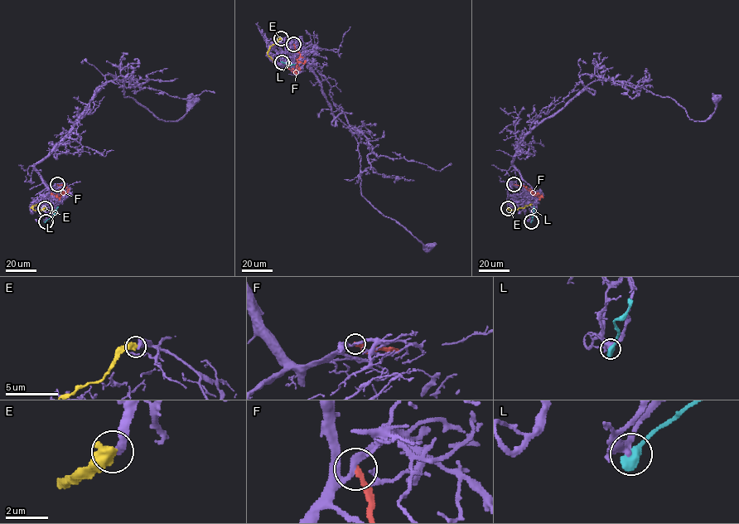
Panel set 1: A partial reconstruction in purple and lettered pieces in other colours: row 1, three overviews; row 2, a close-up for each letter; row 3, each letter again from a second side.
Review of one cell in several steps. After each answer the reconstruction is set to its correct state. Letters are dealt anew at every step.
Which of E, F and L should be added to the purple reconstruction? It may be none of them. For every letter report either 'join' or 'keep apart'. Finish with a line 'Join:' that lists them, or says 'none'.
E: keep apart
F: keep apart
L: keep apart
Join: none

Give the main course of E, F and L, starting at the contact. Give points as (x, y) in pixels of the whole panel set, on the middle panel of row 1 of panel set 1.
E: (281, 39), (268, 50), (273, 62)
F: (293, 45), (300, 55), (296, 71), (287, 66)
L: (282, 62), (294, 64)

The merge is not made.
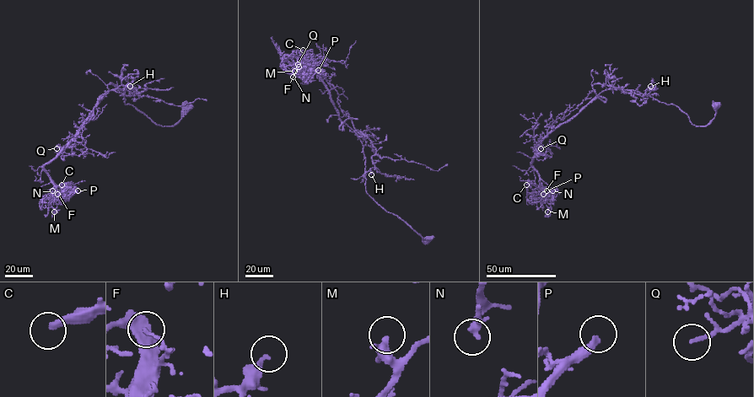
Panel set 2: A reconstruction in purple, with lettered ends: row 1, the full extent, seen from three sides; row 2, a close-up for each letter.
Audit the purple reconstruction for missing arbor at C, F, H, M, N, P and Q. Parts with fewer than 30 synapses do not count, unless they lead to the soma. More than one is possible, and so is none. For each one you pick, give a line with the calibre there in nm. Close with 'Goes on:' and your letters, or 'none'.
C: calibre 280 nm
F: calibre 120 nm
M: calibre 240 nm
Goes on: C, F, M

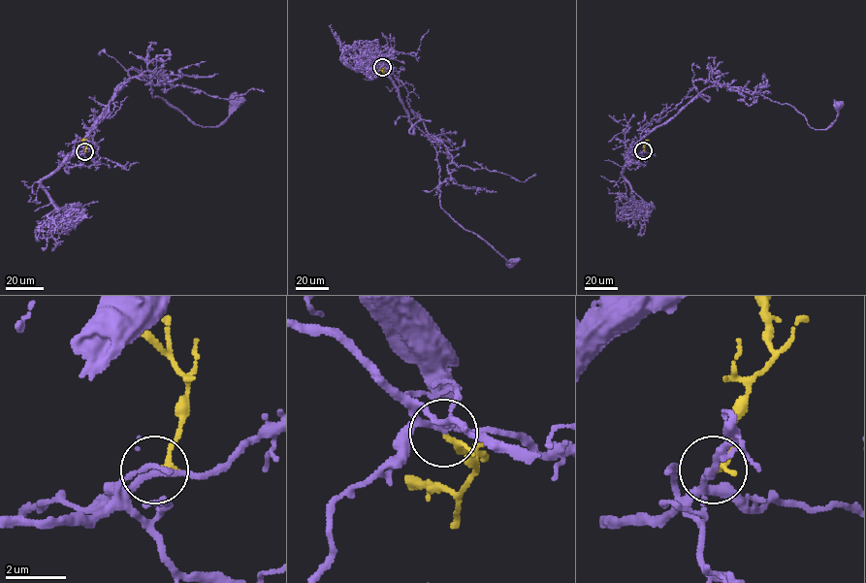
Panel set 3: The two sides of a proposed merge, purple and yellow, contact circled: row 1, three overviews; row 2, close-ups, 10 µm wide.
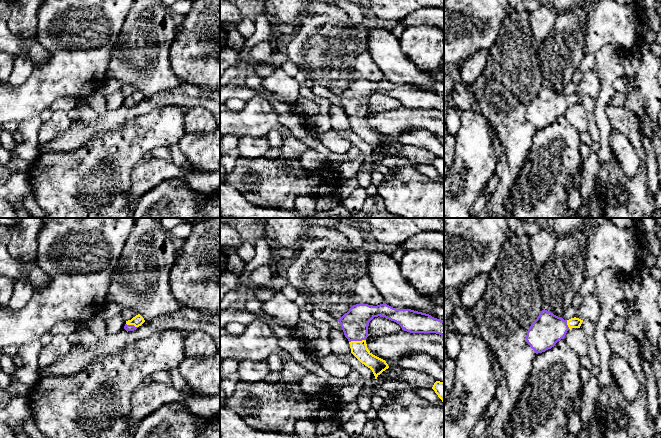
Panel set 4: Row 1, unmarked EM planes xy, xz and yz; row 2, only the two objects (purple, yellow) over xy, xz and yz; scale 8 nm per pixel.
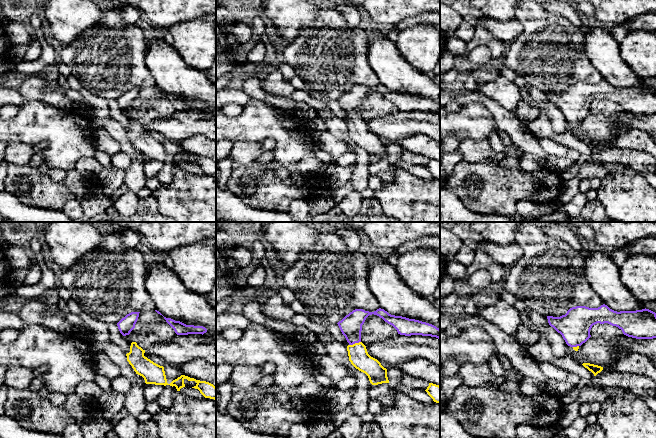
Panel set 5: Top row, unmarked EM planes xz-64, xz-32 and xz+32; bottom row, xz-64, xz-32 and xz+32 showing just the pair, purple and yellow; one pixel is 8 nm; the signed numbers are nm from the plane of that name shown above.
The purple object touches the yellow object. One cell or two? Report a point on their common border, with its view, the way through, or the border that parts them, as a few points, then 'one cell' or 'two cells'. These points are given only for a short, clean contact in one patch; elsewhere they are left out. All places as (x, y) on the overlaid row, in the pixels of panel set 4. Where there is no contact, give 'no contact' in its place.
meets purple in xz at (357, 340); runs through xz (354, 323), (357, 340), (359, 349); one cell

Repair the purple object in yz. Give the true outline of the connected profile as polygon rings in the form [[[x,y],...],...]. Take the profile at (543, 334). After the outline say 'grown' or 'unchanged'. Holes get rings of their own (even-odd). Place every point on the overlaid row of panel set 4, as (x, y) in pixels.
[[[542,310],[528,329],[526,341],[536,354],[545,352],[564,339],[569,329],[580,328],[582,322],[583,320],[576,317],[564,320],[547,310]]] | grown

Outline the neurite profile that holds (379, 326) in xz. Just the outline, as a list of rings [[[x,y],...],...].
[[[374,317],[368,325],[368,336],[388,336],[402,330],[401,326],[385,317]]]

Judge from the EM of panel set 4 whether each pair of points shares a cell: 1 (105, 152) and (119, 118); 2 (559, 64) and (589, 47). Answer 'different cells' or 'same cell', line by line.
1: different cells
2: different cells

